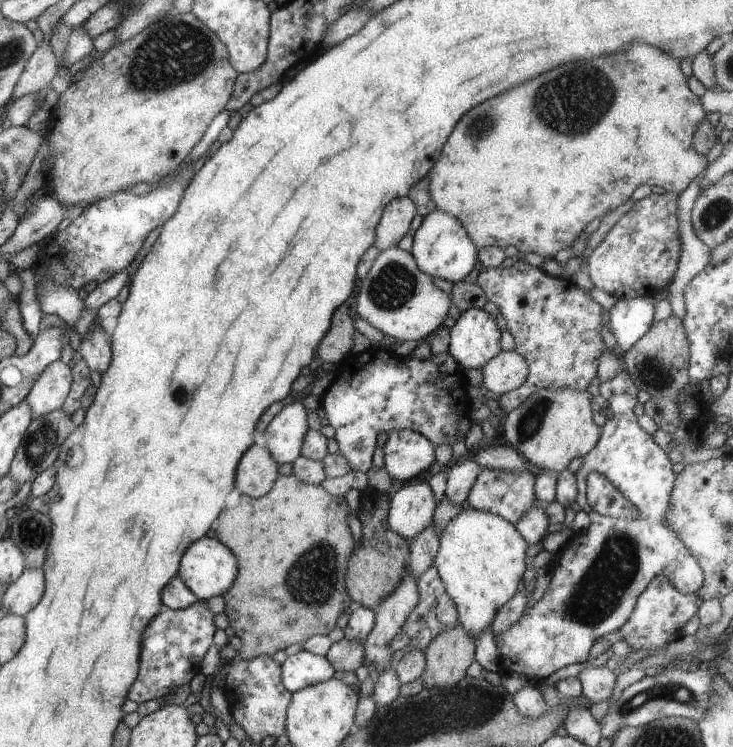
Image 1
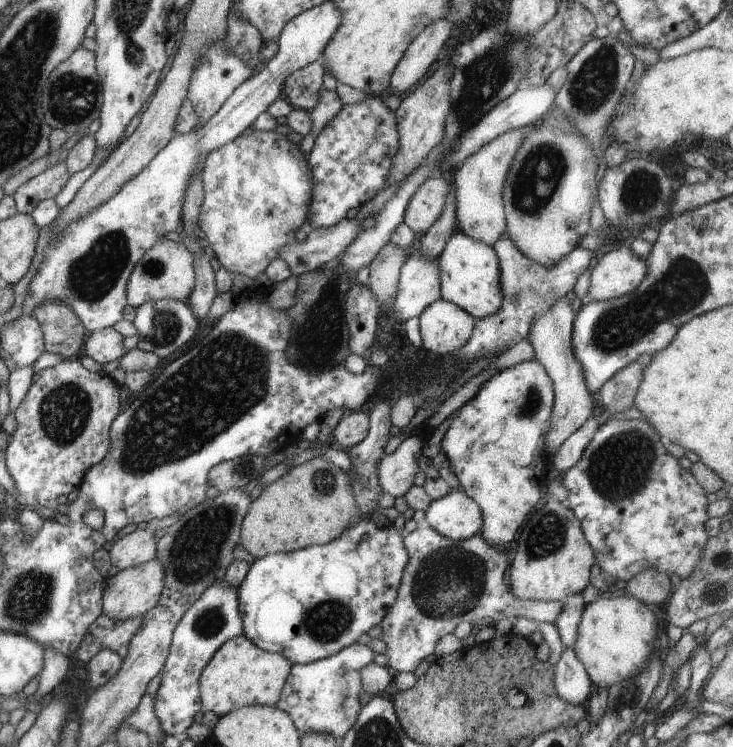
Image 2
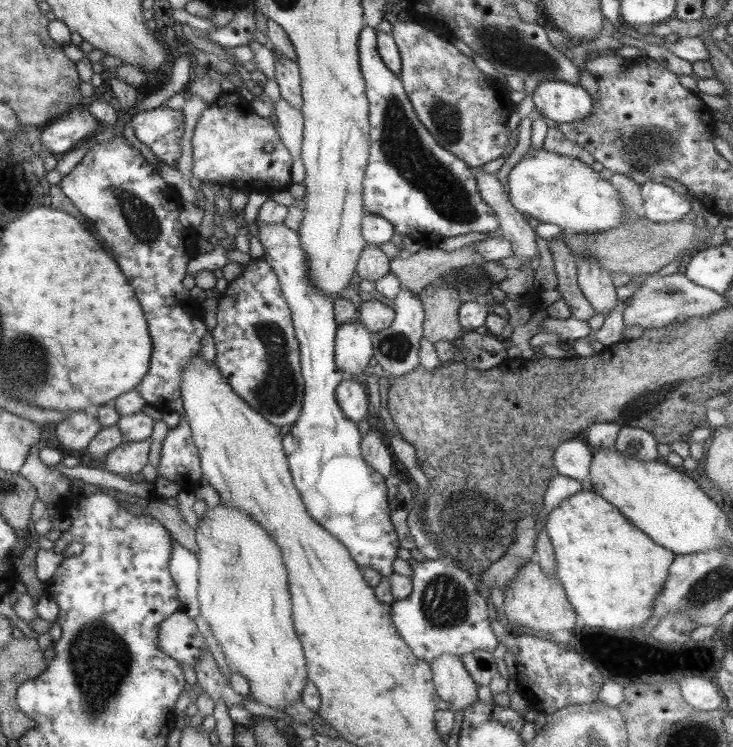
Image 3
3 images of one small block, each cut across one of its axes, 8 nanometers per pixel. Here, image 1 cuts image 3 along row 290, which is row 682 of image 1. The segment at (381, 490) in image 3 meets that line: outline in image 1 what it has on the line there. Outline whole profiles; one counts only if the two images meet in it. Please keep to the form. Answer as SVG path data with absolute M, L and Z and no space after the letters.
M307 651L287 656L279 670L281 685L289 693L329 680L334 673L324 656L313 655Z

